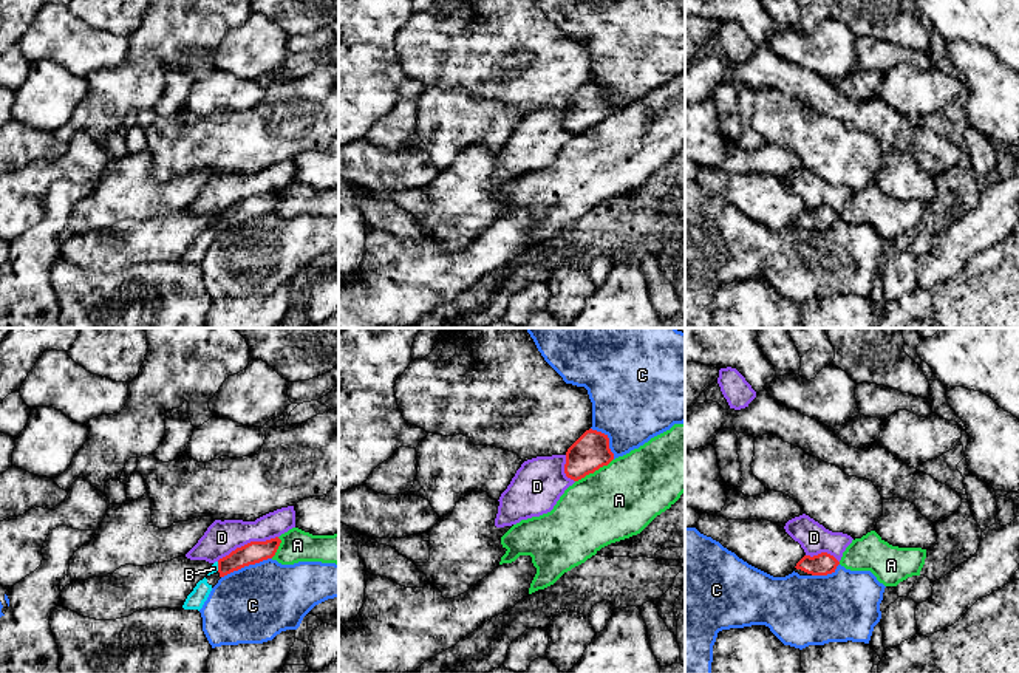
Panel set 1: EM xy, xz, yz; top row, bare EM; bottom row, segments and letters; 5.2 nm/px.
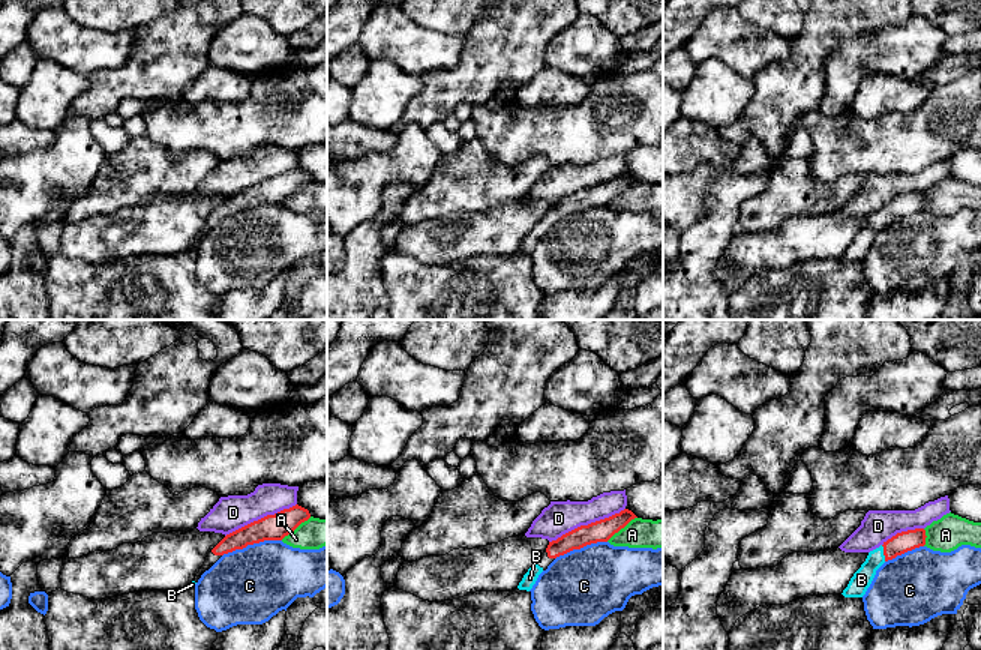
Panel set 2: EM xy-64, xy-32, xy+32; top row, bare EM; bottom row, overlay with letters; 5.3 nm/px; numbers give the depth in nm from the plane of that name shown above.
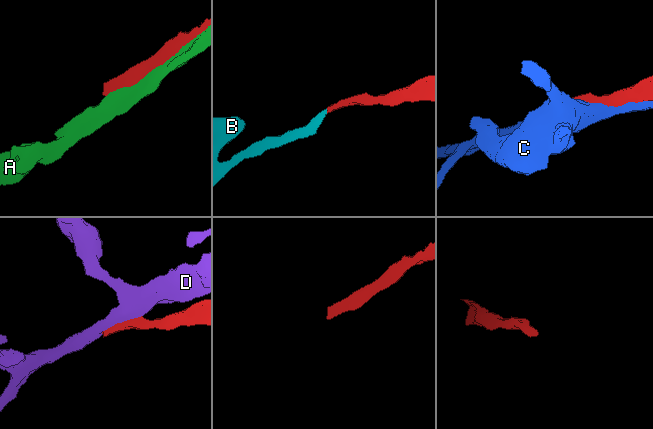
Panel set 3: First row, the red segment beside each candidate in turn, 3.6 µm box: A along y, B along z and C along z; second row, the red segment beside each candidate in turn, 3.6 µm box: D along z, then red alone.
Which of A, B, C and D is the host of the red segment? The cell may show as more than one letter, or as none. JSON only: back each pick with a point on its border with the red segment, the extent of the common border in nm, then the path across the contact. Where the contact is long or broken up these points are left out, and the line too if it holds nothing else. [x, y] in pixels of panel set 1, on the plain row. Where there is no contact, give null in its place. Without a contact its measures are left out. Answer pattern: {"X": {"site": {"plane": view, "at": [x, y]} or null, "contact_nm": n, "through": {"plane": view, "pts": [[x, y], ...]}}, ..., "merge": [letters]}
{"B": {"site": {"plane": "xy", "at": [218, 220]}, "contact_nm": 50, "through": {"plane": "xy", "pts": [[252, 206], [218, 220], [214, 222]]}}, "merge": ["B"]}

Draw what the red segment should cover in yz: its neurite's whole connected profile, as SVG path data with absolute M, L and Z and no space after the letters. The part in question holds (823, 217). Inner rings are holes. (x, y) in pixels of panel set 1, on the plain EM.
M821 206L813 210L804 209L795 221L812 229L827 229L835 226L838 218L840 215L833 209Z

